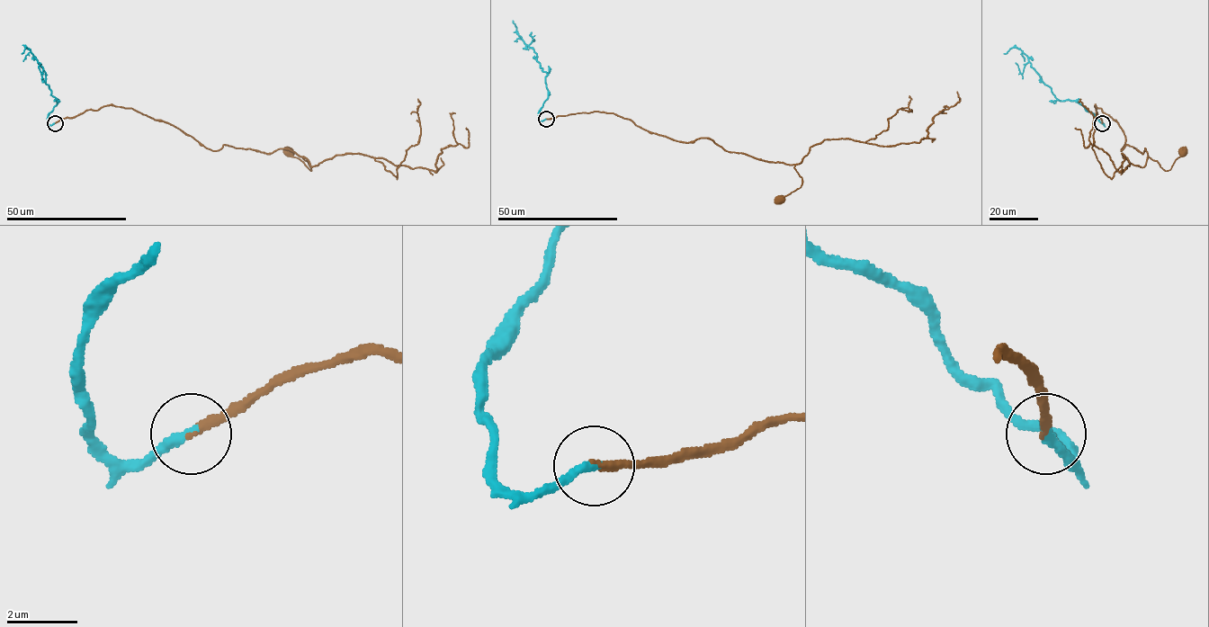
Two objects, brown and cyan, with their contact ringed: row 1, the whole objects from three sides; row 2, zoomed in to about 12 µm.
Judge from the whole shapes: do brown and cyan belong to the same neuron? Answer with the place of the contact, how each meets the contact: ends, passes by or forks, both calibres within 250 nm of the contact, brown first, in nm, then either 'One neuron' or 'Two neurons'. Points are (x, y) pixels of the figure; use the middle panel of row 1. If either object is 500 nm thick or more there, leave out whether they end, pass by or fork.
Place: (546, 119). At the ring brown ends. At the ring cyan ends. Thickness 240 nm (brown) against 260 nm. One neuron

